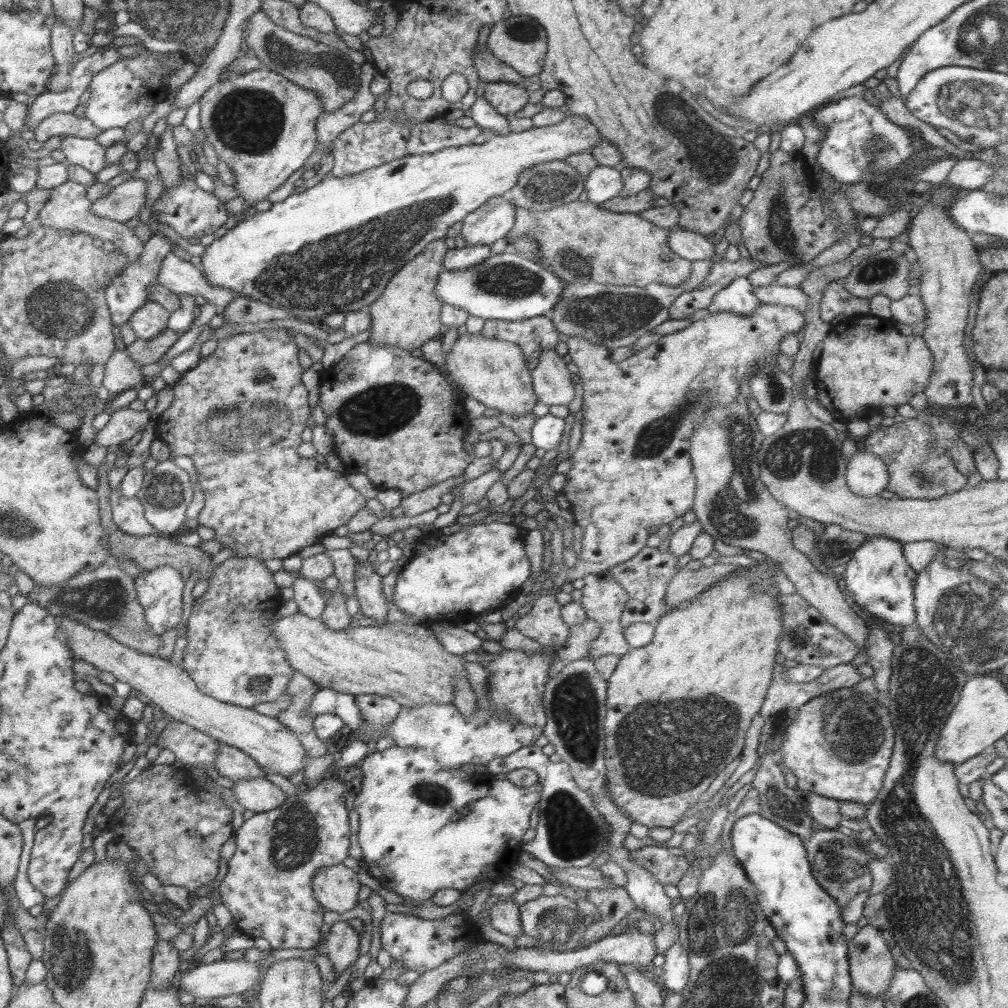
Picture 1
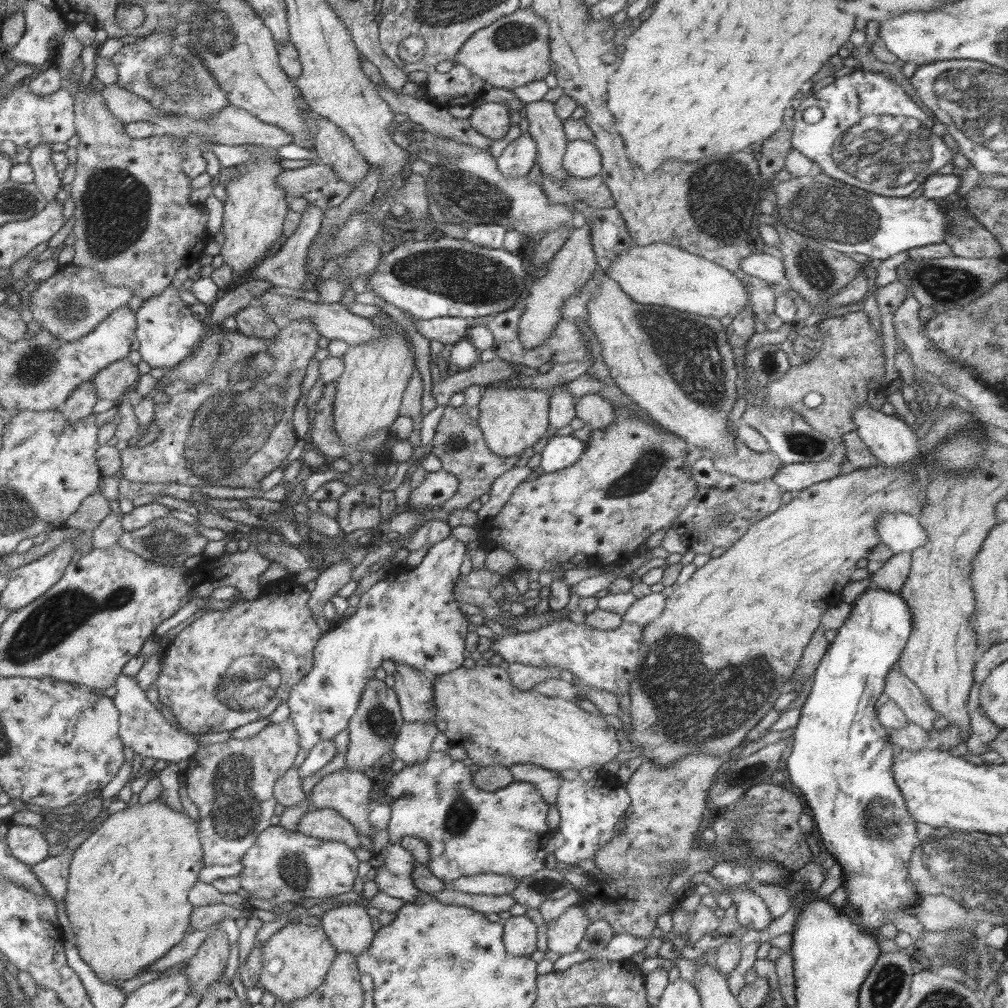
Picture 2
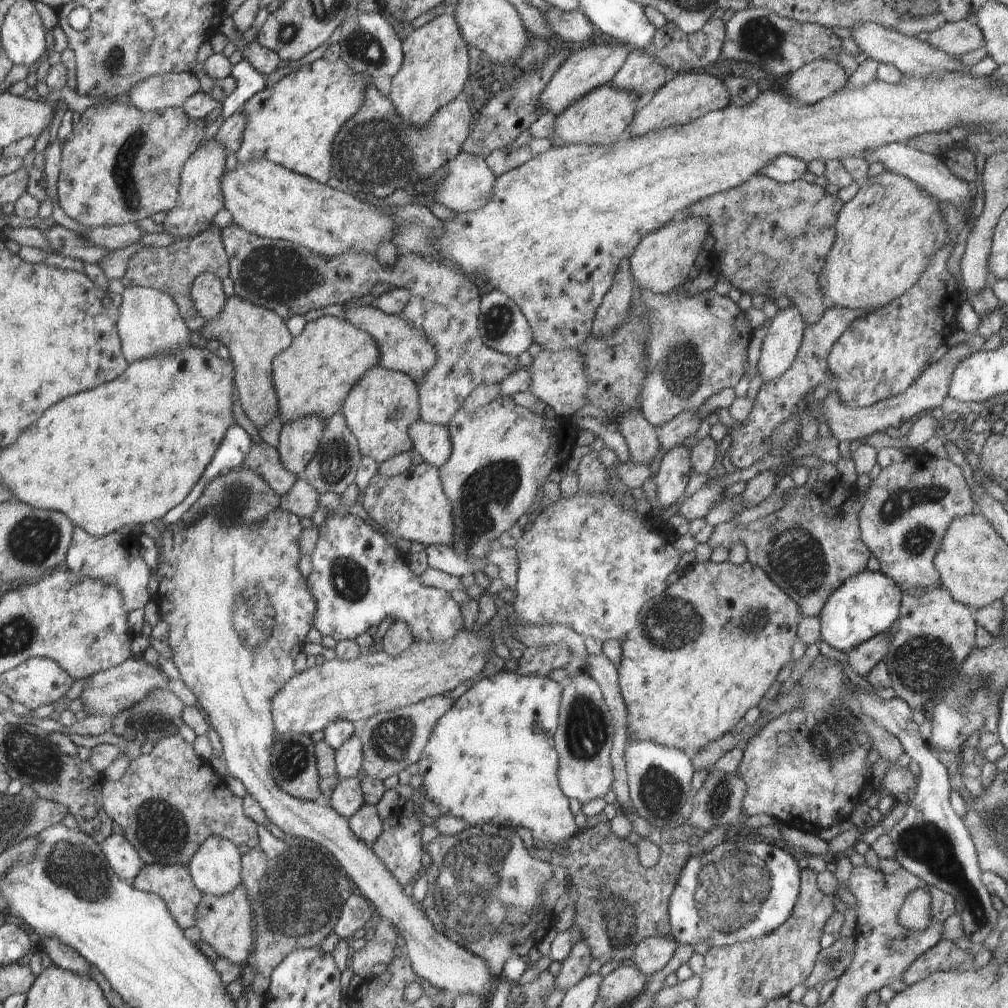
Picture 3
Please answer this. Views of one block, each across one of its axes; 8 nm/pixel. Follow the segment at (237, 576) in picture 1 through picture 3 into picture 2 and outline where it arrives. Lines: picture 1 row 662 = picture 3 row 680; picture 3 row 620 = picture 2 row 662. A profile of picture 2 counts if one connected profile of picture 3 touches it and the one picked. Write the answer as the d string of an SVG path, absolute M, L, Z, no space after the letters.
M281 579L278 580L277 582L269 583L265 587L263 587L262 591L258 595L258 598L255 598L254 600L248 600L242 598L242 596L237 596L241 597L241 599L238 599L229 609L225 610L210 609L209 611L206 611L202 616L200 616L199 619L196 619L190 625L181 630L181 632L178 635L176 635L176 637L171 641L171 643L167 645L163 657L164 667L159 672L158 679L155 681L156 687L158 687L158 697L159 697L158 701L166 705L172 711L172 714L174 715L174 717L176 717L176 721L178 721L178 725L180 725L182 729L186 729L186 731L190 731L190 733L194 733L194 735L218 733L218 732L231 732L234 731L235 729L238 729L239 727L250 724L252 722L266 719L268 716L272 715L278 706L288 701L288 698L290 697L290 691L292 691L292 688L295 686L296 683L300 682L300 680L302 680L303 677L306 677L306 674L310 672L310 669L312 668L313 665L313 648L316 646L316 642L321 637L321 632L319 626L316 624L316 621L311 615L311 610L310 607L308 606L310 595L311 592L306 591L306 588L302 584L298 584L297 582L294 582L292 579L287 579L287 580Z

